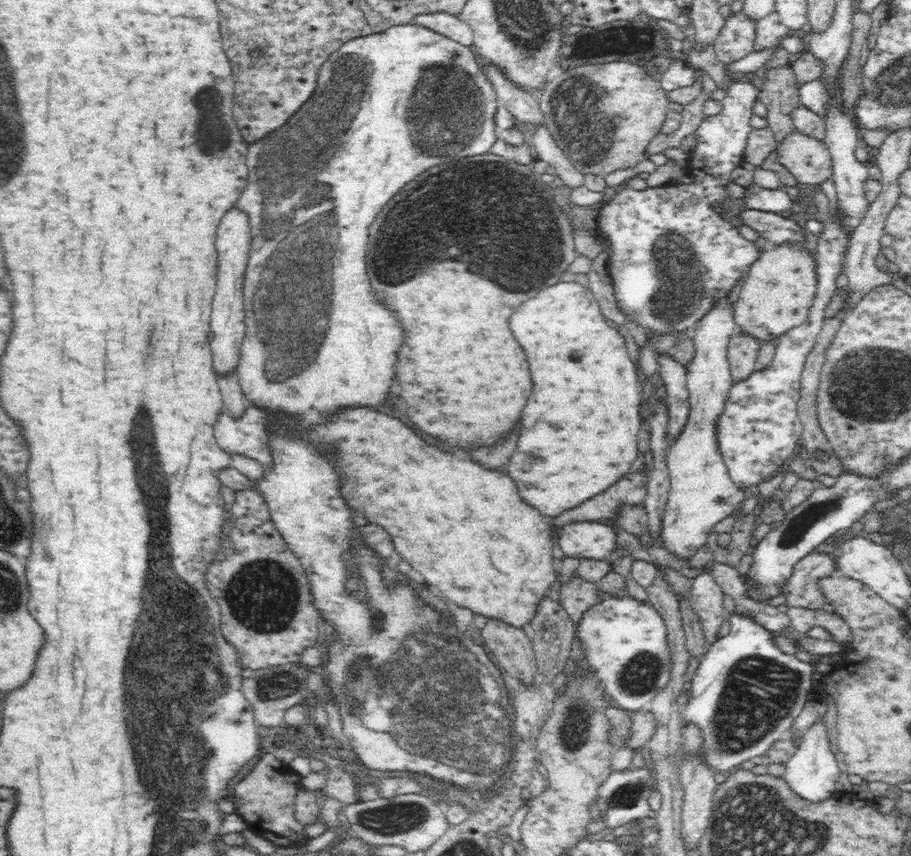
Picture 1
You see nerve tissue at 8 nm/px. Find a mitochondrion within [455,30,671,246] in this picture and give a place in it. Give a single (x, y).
(576, 105)

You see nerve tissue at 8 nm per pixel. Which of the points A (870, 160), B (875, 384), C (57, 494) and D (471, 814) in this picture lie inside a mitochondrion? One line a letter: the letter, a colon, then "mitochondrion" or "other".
A: other
B: mitochondrion
C: other
D: other

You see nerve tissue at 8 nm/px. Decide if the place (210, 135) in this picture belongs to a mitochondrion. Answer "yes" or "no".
yes

